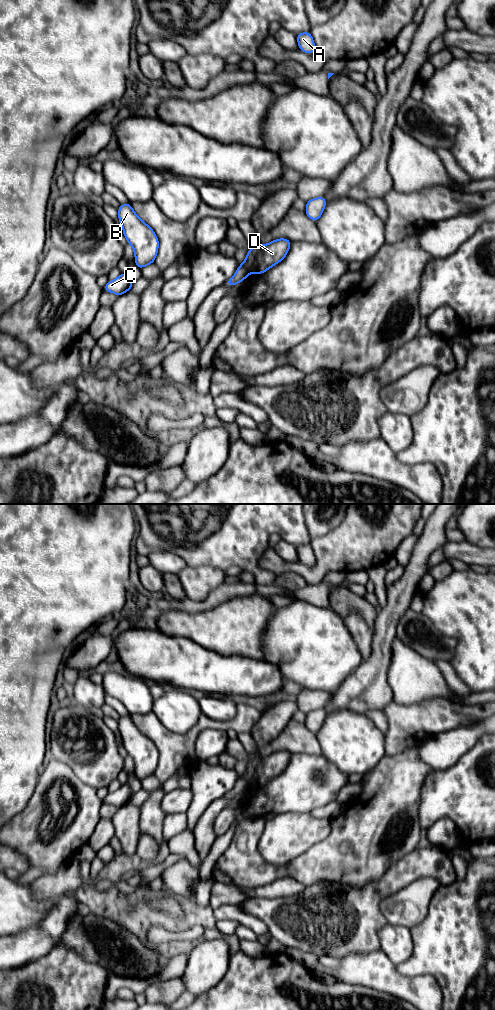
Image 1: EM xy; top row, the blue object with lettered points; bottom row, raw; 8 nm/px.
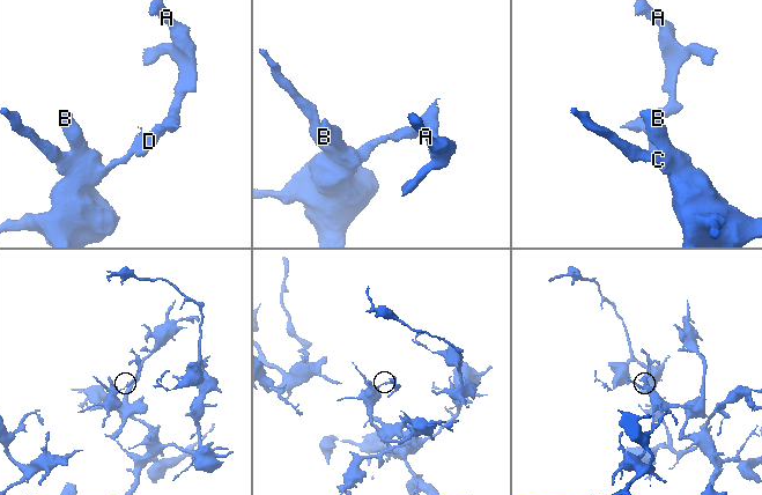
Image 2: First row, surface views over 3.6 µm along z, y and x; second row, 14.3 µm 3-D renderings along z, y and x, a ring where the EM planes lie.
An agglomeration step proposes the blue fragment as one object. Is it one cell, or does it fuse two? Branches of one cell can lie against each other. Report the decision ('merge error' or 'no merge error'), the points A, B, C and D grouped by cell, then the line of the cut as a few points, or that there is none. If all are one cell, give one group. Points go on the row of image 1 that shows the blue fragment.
merge error | A D / B C | xy (262, 246), (249, 271)

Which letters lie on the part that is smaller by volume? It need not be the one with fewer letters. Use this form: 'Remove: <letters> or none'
Remove: A, D

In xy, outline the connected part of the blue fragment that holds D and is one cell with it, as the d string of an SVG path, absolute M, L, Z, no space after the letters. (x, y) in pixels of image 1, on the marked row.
M280 238L262 246L250 272L263 274L269 268L281 262L286 257L291 243L292 241L286 238Z

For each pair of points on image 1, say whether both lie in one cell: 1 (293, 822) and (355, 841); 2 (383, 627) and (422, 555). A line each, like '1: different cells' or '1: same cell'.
1: different cells
2: same cell

